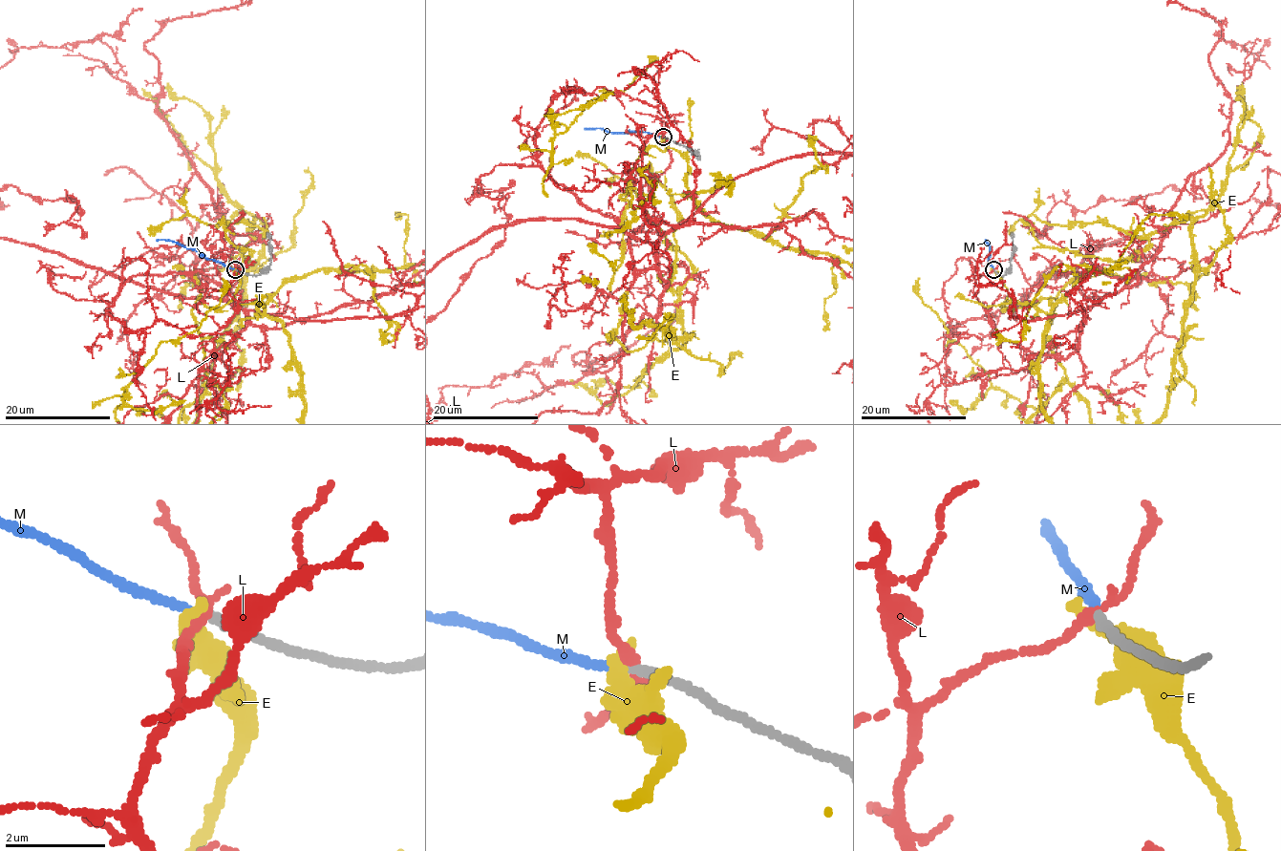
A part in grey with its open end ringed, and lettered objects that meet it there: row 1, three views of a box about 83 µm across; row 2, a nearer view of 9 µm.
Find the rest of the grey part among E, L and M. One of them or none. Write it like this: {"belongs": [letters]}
{"belongs": ["M"]}

